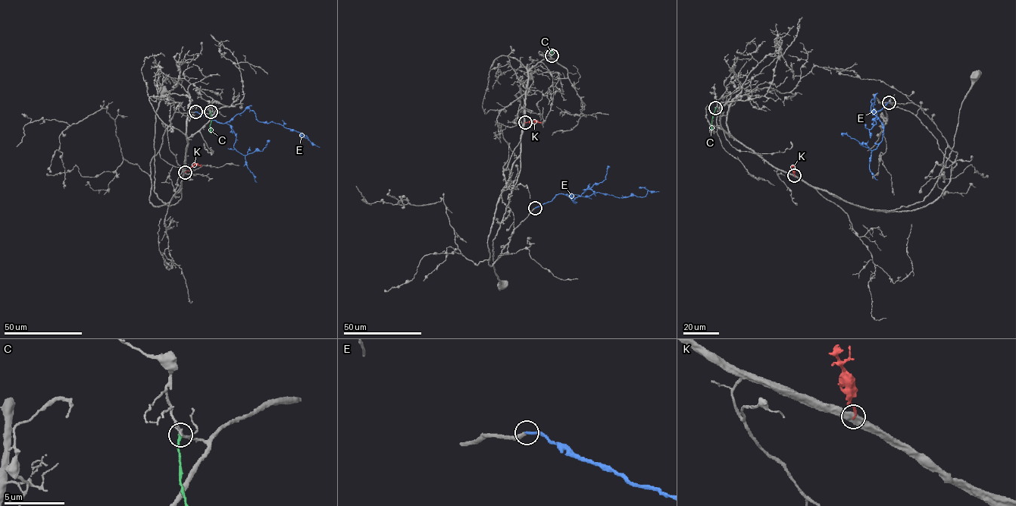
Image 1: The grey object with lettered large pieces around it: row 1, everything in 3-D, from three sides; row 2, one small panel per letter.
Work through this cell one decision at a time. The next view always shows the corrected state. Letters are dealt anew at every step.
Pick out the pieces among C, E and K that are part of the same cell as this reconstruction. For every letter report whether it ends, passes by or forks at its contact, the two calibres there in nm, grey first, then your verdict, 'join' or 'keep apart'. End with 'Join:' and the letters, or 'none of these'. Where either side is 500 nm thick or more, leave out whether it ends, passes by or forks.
C: it ends there; 160 nm thick on the grey side, 240 nm on the other; keep apart
E: it ends there; 320 nm thick on the grey side, 280 nm on the other; join
K: 500 nm thick on the grey side, 180 nm on the other; keep apart
Join: E

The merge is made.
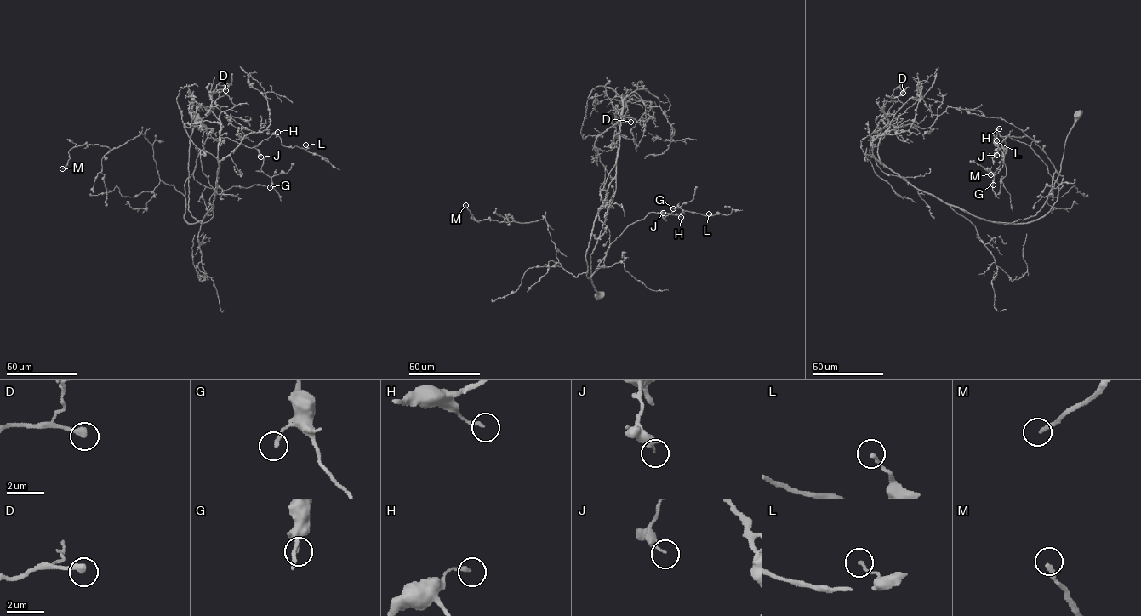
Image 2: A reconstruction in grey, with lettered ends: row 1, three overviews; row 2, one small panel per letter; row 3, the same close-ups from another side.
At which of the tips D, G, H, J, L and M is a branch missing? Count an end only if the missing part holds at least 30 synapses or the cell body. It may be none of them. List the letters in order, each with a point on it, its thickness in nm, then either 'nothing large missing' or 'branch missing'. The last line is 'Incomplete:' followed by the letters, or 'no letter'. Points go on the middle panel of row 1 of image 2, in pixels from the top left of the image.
D: (630, 122) | 360 nm | branch missing
G: (673, 208) | 190 nm | nothing large missing
H: (681, 217) | 190 nm | nothing large missing
J: (663, 213) | 240 nm | nothing large missing
L: (709, 213) | 160 nm | nothing large missing
M: (465, 205) | 220 nm | branch missing
Incomplete: D, M

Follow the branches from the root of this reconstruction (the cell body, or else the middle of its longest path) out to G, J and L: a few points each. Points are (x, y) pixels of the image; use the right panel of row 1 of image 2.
G: (1078, 115), (1035, 215), (965, 211), (1043, 217), (1063, 176), (1031, 138), (995, 145), (993, 185)
J: (1078, 115), (1035, 215), (965, 211), (1042, 217), (1063, 176), (1027, 136), (996, 155)
L: (1078, 115), (1035, 215), (965, 211), (1035, 220), (1063, 176), (1031, 138), (996, 140)

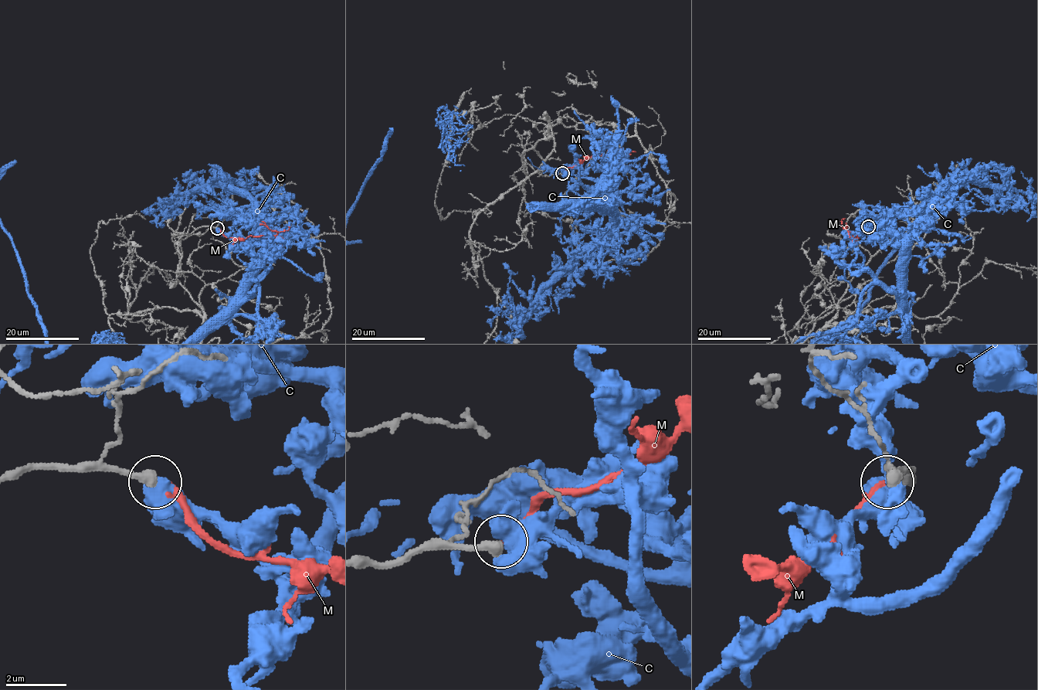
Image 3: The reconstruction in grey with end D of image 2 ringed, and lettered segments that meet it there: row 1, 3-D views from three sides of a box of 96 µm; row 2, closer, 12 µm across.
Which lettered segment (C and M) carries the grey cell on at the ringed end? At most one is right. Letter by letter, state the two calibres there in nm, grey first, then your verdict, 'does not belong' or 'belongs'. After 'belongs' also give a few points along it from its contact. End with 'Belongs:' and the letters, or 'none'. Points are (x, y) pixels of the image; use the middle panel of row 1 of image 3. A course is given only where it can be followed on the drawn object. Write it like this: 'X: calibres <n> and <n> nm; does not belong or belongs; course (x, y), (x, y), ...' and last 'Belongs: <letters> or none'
C: calibres 360 and 650 nm; does not belong
M: calibres 360 and 190 nm; belongs
Belongs: M

